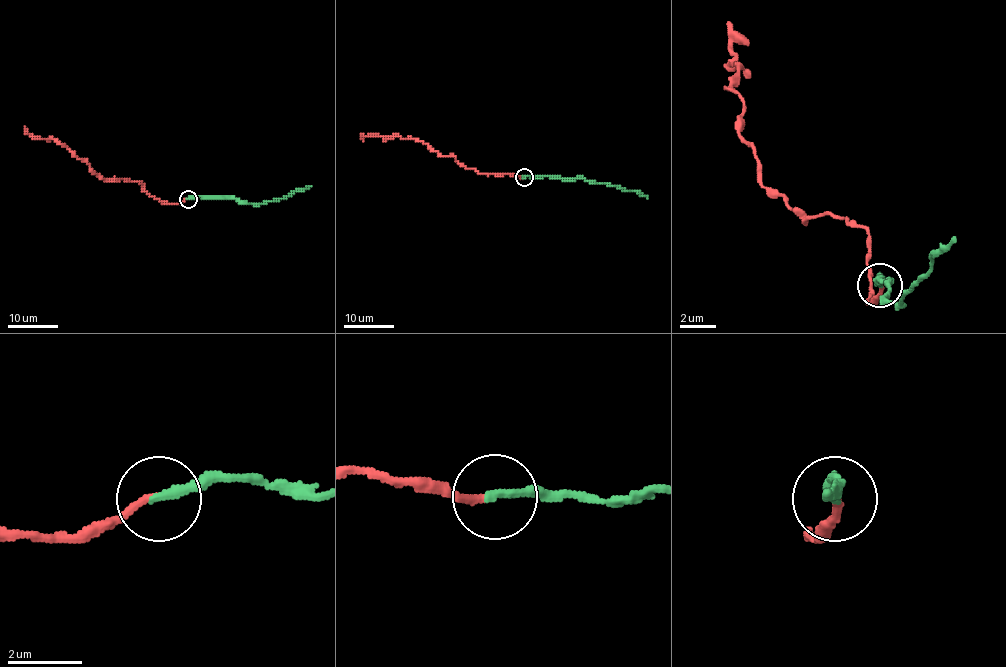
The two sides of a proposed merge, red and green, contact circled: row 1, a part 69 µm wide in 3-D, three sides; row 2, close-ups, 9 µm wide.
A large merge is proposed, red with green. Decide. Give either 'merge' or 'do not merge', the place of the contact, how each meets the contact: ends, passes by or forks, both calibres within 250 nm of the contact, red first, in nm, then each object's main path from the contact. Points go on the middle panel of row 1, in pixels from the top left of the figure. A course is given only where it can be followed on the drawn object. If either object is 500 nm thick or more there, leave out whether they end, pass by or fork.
merge | (524, 177) | red ends | green ends | 200/240 nm | red via (523, 176), (480, 174), (472, 168), (465, 168), (453, 156), (440, 155), (427, 144), (412, 138), (360, 134) | green via (524, 176), (580, 179), (639, 191), (648, 198)

